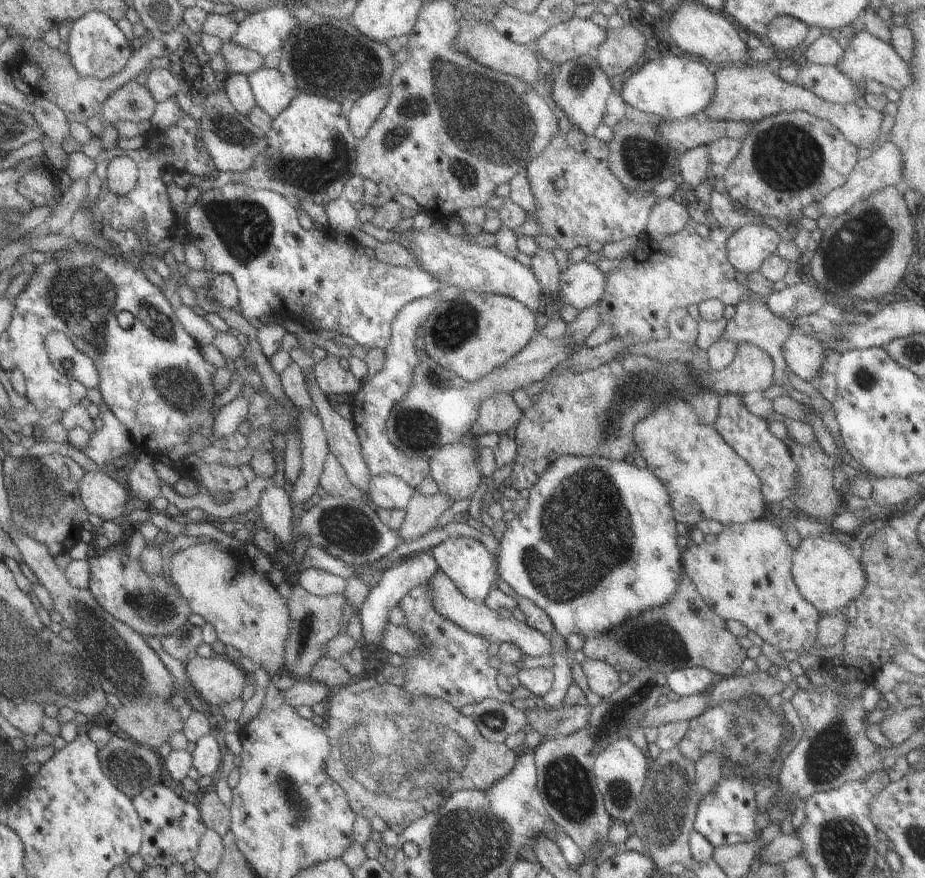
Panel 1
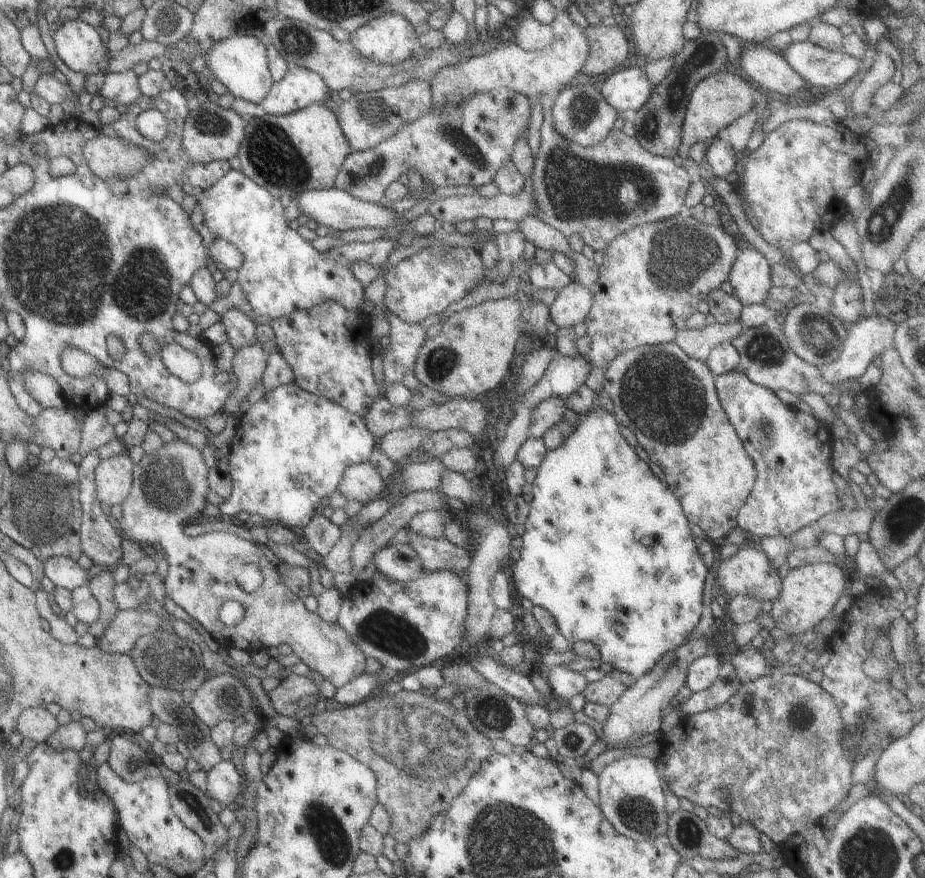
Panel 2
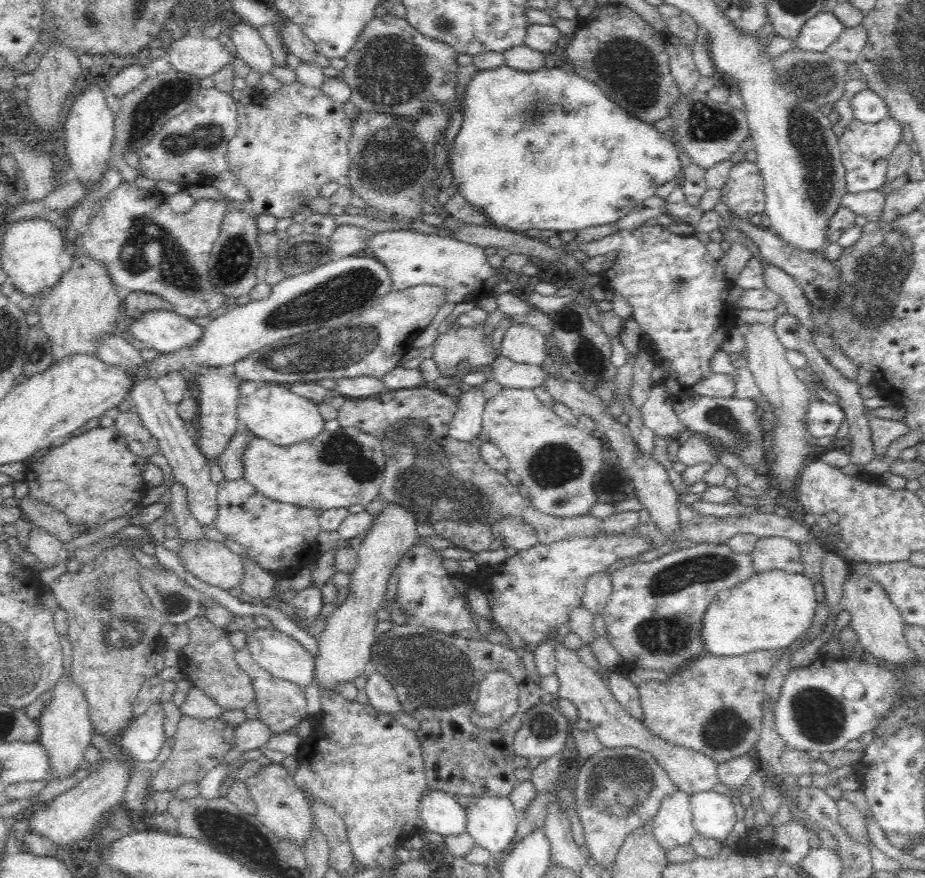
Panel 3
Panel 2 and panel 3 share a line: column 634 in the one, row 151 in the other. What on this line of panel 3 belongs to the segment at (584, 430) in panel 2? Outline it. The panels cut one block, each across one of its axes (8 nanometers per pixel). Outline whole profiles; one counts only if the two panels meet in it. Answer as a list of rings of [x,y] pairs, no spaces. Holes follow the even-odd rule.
[[[505,65],[495,70],[478,71],[471,78],[465,93],[463,123],[451,154],[453,184],[458,186],[459,193],[472,203],[472,206],[481,209],[498,228],[515,232],[536,228],[536,230],[556,230],[560,233],[593,226],[608,226],[626,216],[647,198],[654,196],[659,186],[664,186],[666,182],[674,180],[681,174],[679,150],[674,146],[667,132],[658,132],[652,123],[645,123],[628,115],[620,106],[610,102],[596,84],[580,75],[568,72],[561,65],[532,73],[512,70]]]

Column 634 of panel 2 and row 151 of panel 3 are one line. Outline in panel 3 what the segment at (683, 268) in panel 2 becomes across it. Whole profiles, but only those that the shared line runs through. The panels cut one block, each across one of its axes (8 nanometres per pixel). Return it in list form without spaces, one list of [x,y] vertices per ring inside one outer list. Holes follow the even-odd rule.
[[[297,80],[290,84],[284,82],[277,91],[260,98],[258,104],[250,102],[237,109],[236,134],[228,142],[224,159],[227,170],[246,187],[248,205],[256,218],[260,215],[270,215],[277,220],[290,218],[296,209],[314,200],[327,182],[347,176],[350,168],[347,144],[352,119],[344,111],[343,103],[334,102],[320,88],[300,84]]]

